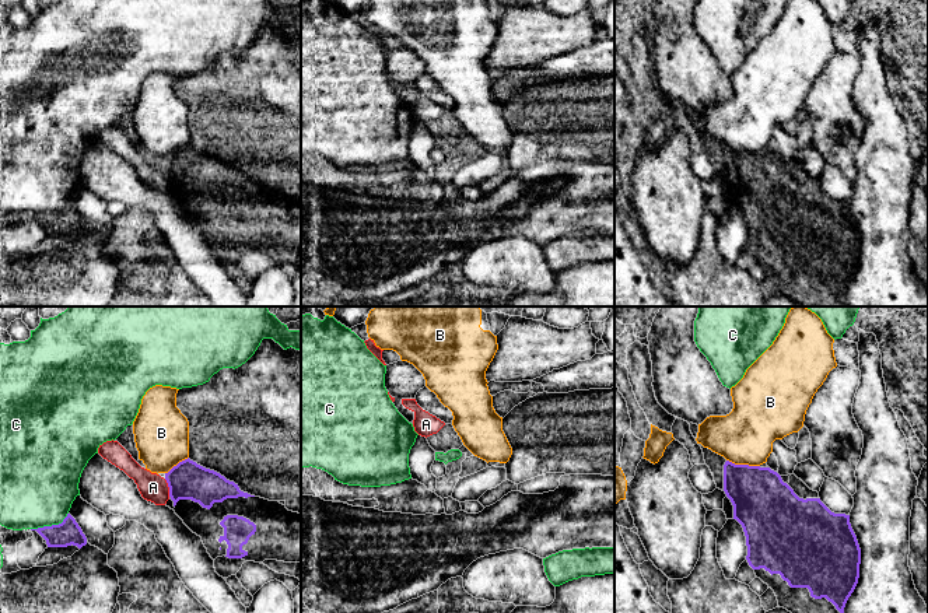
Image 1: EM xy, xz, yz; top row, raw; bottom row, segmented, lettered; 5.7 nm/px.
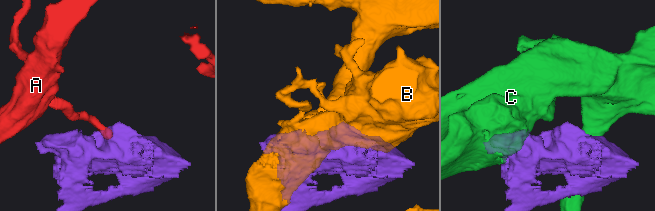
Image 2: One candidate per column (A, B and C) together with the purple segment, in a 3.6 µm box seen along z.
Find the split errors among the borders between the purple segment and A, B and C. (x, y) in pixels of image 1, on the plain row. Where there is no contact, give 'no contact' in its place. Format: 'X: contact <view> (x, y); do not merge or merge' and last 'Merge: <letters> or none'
A: contact xy (168, 172); do not merge
B: contact yz (743, 151); do not merge
C: contact xy (52, 212); do not merge
Merge: none

